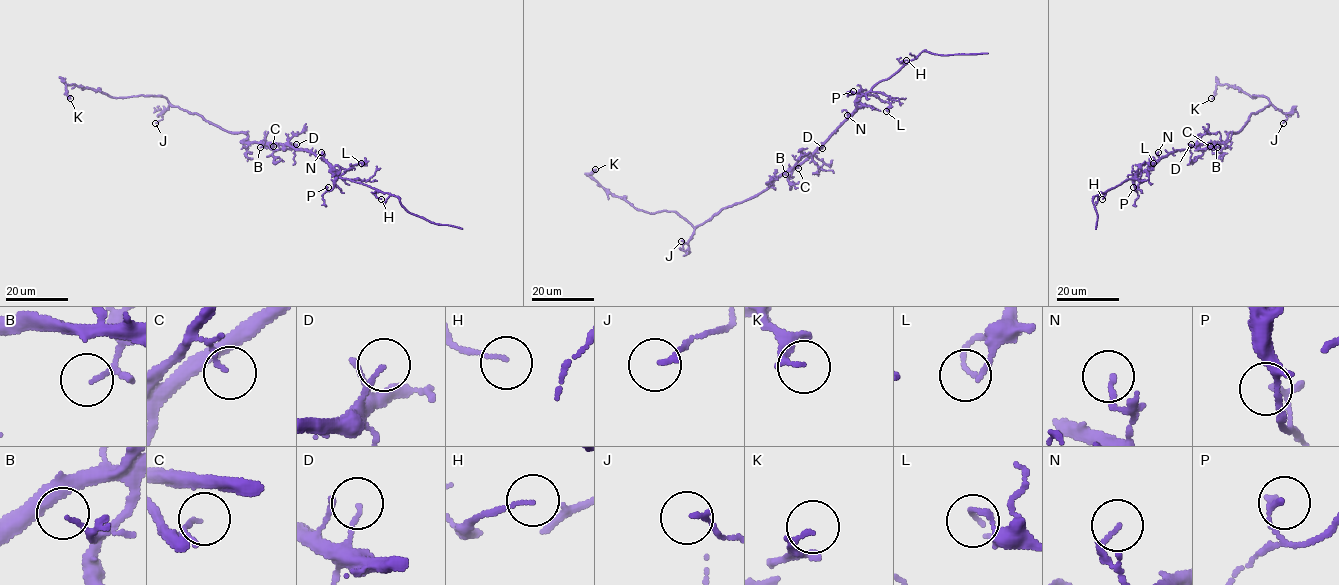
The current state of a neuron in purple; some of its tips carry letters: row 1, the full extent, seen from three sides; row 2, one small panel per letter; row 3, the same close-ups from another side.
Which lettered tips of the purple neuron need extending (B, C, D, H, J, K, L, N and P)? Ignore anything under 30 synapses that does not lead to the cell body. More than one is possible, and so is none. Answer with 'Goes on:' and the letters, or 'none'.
Goes on: none

